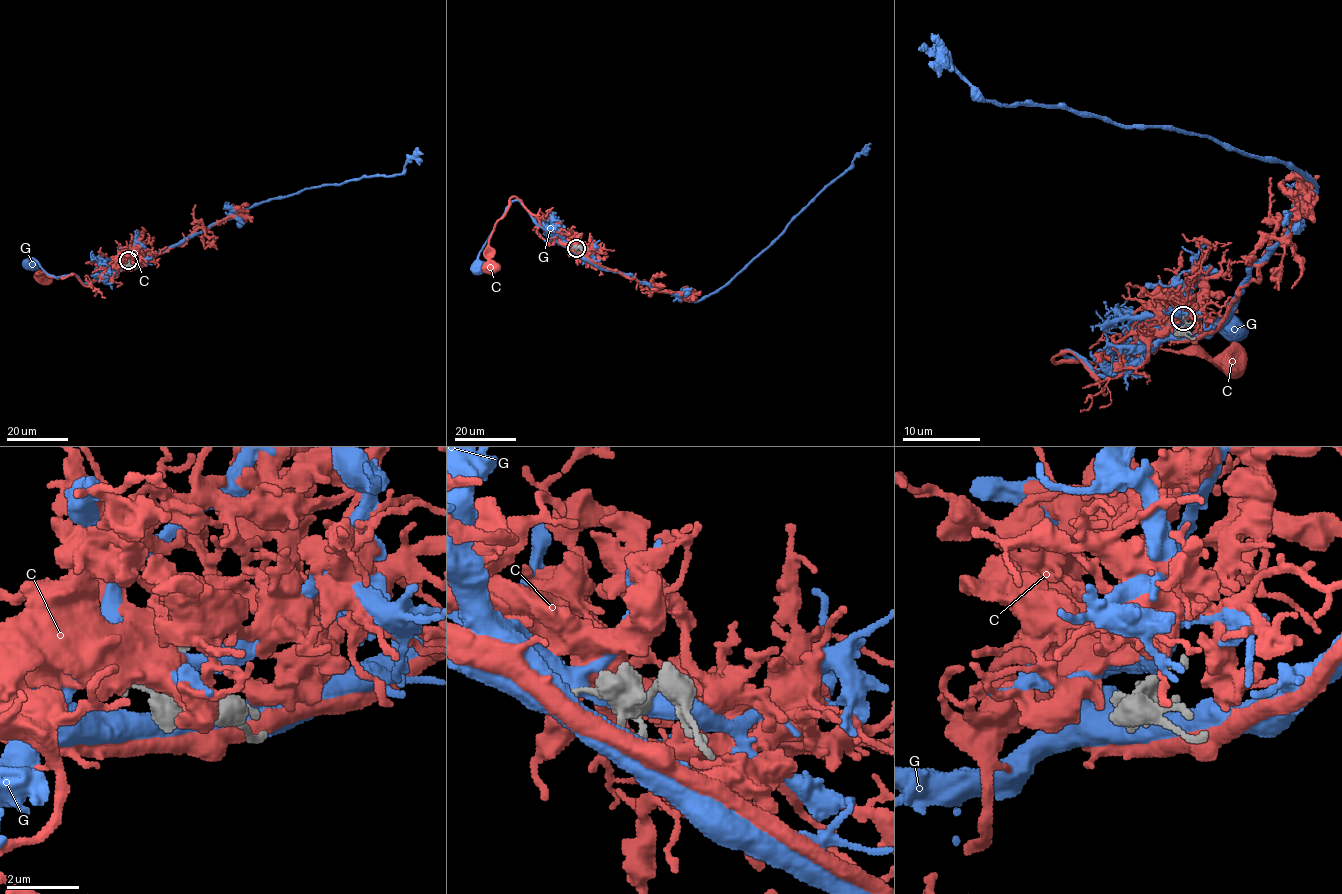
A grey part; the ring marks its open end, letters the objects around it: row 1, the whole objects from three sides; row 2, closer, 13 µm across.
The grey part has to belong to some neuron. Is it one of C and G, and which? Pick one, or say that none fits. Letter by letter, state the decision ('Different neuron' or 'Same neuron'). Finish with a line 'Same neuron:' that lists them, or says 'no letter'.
C: Same neuron
G: Different neuron
Same neuron: C

